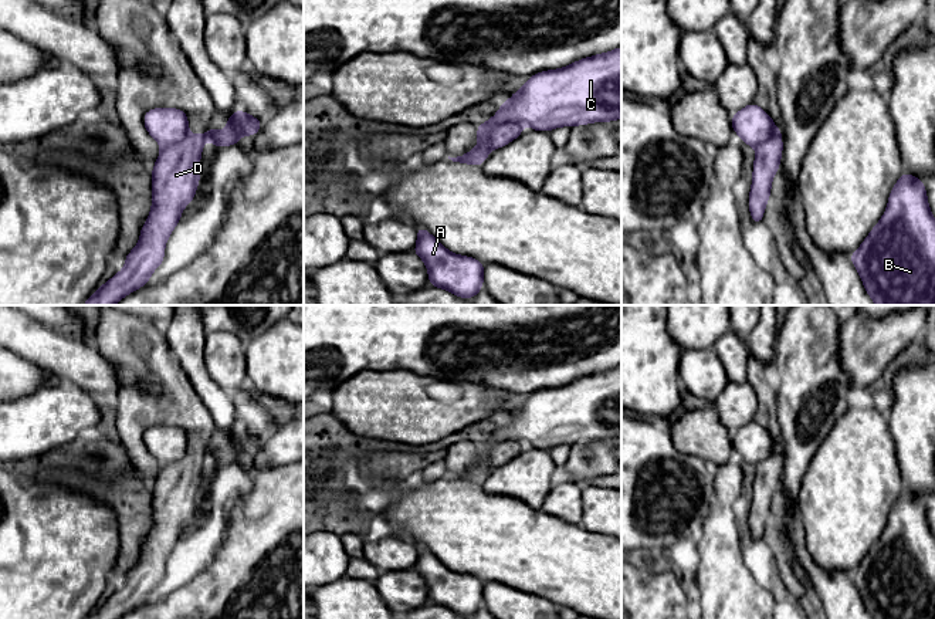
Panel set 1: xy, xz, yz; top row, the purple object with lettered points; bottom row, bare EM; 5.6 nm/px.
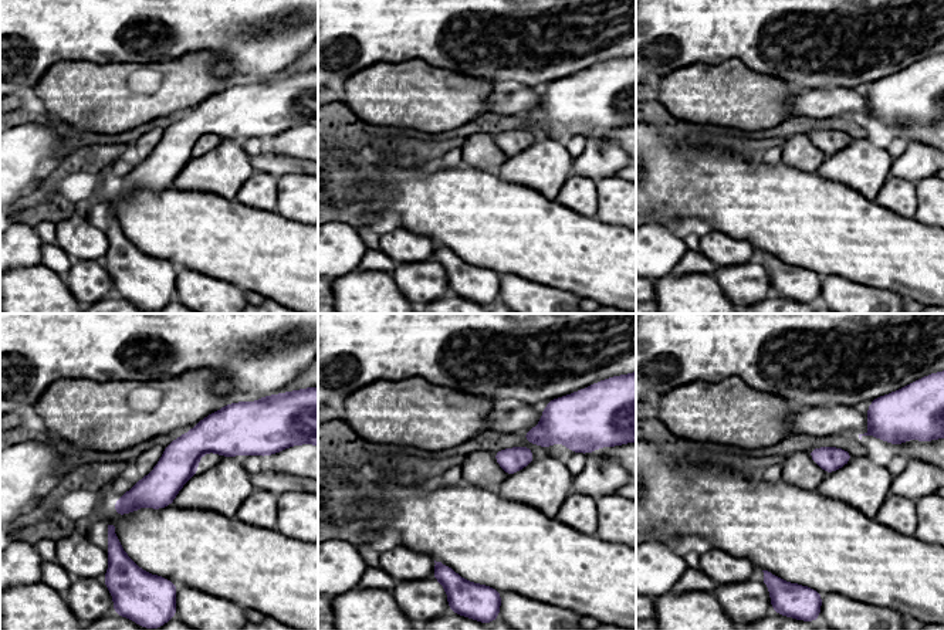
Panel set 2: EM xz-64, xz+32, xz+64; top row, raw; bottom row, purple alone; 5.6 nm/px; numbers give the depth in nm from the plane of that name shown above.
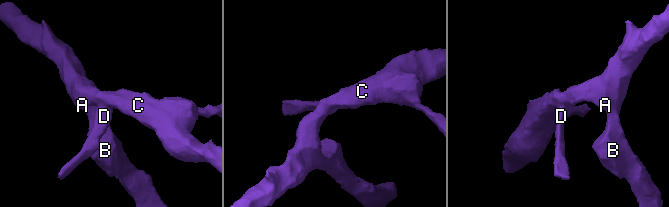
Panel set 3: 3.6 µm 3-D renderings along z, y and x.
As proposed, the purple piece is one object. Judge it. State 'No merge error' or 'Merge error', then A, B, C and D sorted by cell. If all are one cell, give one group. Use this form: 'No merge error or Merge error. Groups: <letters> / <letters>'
Merge error. Groups: A B C / D

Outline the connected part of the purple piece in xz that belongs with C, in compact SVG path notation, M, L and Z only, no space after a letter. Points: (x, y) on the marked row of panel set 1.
M621 47L531 75L491 119L477 125L478 146L448 159L481 166L492 150L489 132L509 122L548 132L616 119L621 119Z

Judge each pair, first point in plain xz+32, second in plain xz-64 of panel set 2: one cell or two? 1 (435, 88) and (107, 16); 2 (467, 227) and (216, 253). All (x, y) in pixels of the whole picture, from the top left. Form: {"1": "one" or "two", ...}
{"1": "two", "2": "one"}

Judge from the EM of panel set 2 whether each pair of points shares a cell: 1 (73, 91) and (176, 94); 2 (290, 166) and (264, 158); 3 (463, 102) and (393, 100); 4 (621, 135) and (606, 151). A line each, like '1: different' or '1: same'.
1: same
2: same
3: same
4: different

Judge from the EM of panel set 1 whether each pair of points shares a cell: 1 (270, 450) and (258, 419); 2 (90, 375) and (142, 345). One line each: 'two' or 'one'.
1: two
2: two

